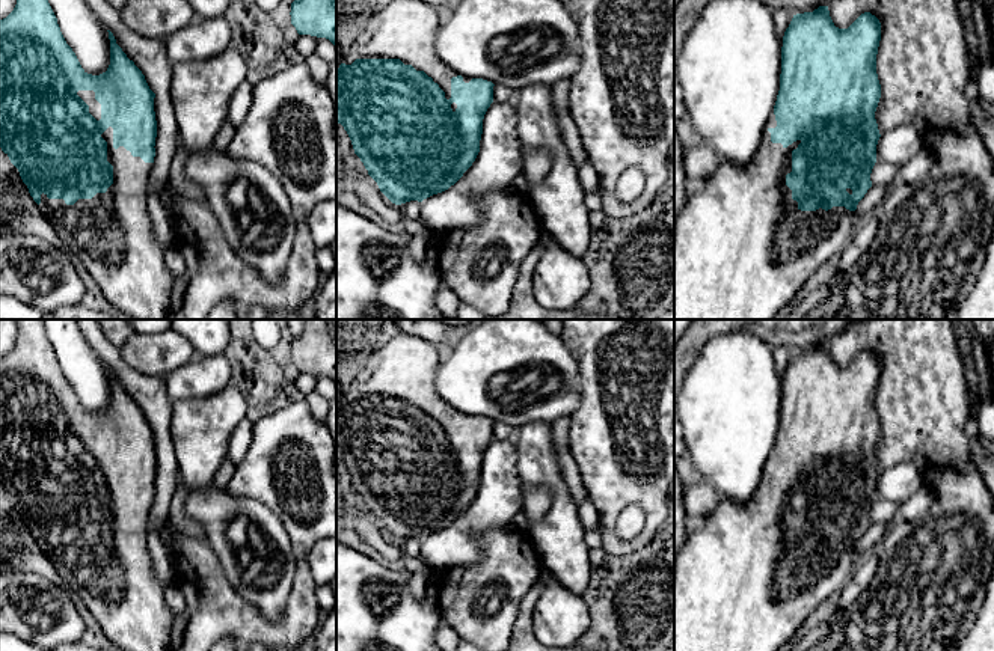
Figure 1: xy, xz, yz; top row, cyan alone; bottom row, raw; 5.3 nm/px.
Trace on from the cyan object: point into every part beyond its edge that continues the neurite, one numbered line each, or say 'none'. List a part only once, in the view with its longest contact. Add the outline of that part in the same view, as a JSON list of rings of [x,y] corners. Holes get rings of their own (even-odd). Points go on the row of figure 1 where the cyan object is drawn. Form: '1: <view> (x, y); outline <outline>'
1: xy (112, 234); outline [[[112,127],[101,137],[107,142],[107,161],[113,166],[113,184],[107,191],[92,199],[78,199],[74,205],[66,205],[63,199],[48,199],[42,193],[38,206],[115,309],[133,319],[164,319],[175,276],[166,265],[166,249],[155,241],[148,211],[152,163],[133,157],[124,146],[115,149]]]

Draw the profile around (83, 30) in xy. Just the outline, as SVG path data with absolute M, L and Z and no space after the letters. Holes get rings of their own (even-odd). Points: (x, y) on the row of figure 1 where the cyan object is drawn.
M48 0L66 44L84 72L100 75L110 65L110 39L86 0Z

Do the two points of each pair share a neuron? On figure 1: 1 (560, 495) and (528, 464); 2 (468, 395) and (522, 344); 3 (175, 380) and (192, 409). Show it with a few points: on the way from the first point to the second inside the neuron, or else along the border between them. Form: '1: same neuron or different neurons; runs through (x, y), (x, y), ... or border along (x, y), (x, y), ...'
1: same neuron; runs through (554, 485), (537, 469)
2: same neuron; runs through (481, 382), (509, 357)
3: different neurons; border along (220, 389), (204, 397), (186, 397), (174, 401)

